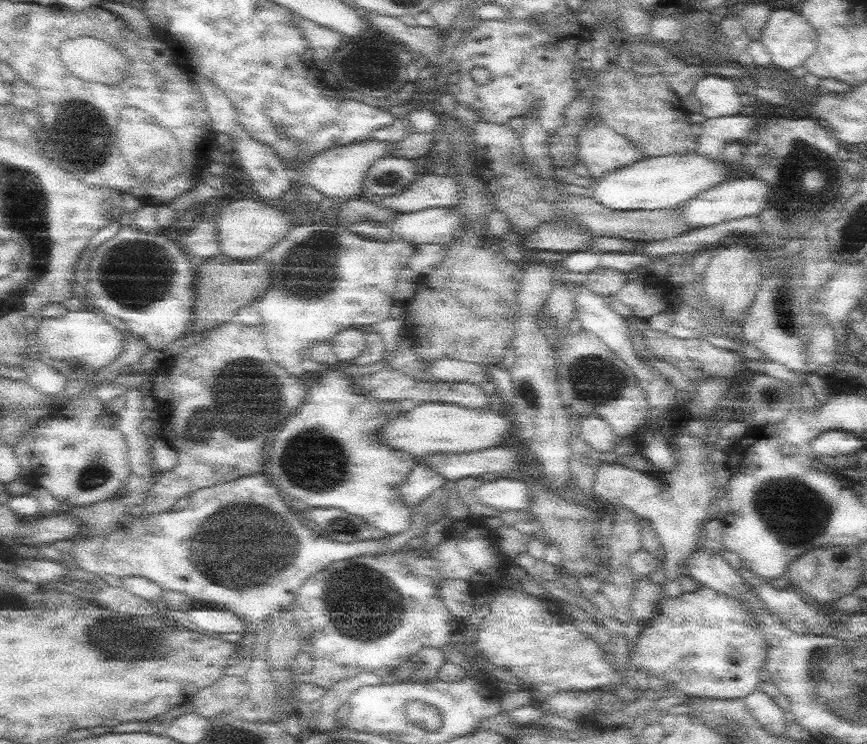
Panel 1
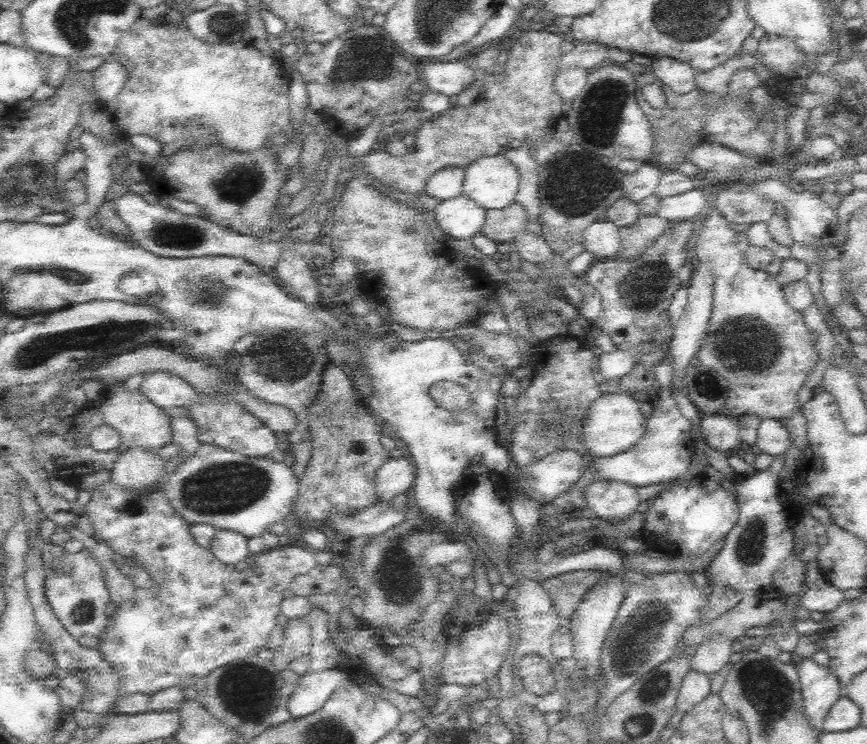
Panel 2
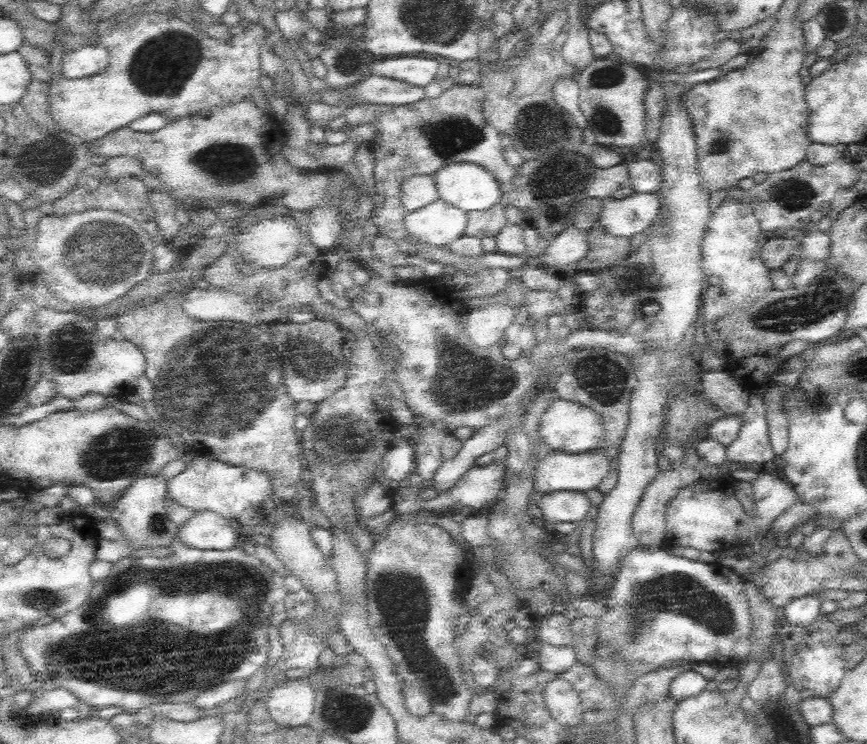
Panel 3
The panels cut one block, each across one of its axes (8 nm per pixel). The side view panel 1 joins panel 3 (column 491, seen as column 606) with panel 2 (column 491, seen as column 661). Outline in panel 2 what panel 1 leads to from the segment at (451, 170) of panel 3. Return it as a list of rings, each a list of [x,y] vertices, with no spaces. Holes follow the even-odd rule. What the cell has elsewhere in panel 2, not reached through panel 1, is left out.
[[[506,154],[484,156],[466,168],[464,196],[490,210],[504,210],[516,202],[520,186],[518,168]]]

